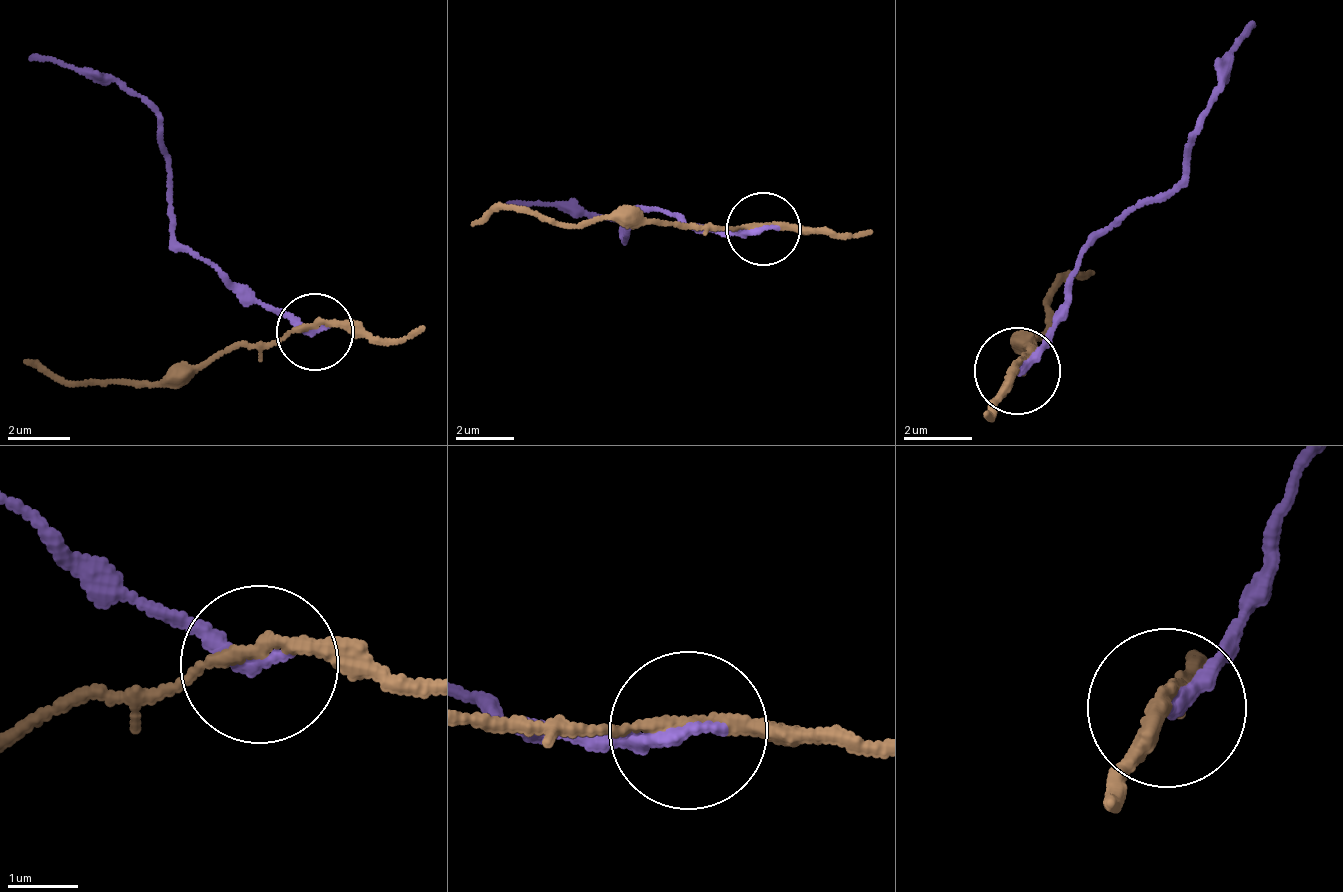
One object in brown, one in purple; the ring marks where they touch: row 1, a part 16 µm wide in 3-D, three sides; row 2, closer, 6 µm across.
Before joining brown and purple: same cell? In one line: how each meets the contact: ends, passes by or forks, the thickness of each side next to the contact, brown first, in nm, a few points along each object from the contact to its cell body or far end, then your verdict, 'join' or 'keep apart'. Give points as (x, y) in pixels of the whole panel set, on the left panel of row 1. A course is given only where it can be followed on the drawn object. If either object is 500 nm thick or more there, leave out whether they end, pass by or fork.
brown passes by | purple ends | 170/240 nm | brown via (313, 325), (155, 380), (112, 383), (50, 379), (26, 363) | purple via (313, 332), (242, 300), (186, 251), (160, 153), (160, 127), (141, 96), (68, 62), (30, 63) | keep apart

